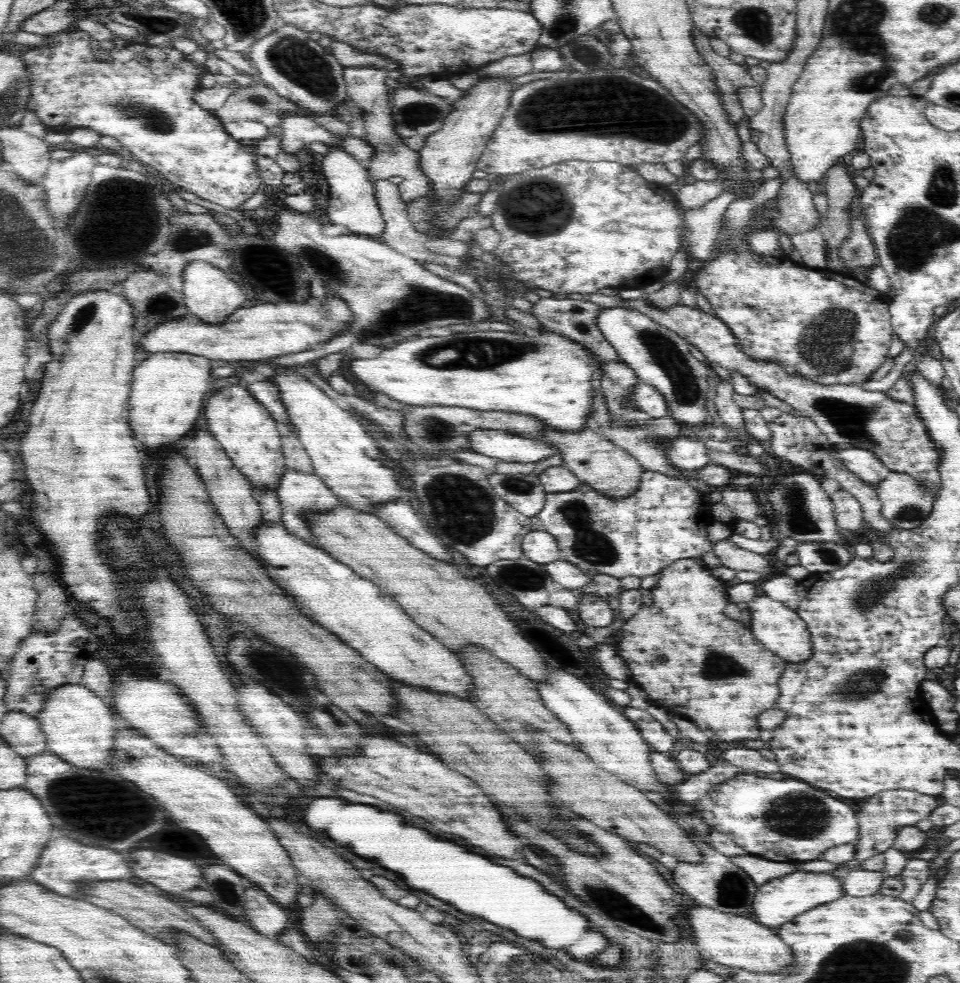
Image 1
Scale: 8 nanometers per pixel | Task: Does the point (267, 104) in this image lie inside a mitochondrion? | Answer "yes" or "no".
yes

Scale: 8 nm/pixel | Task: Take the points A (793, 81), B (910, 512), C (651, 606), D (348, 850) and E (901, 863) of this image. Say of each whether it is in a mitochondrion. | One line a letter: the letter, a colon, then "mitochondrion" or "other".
A: other
B: mitochondrion
C: other
D: other
E: other

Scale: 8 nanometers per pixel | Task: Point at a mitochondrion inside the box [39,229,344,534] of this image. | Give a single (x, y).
(156, 306)

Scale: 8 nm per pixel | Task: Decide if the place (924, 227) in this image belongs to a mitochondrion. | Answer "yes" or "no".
yes

